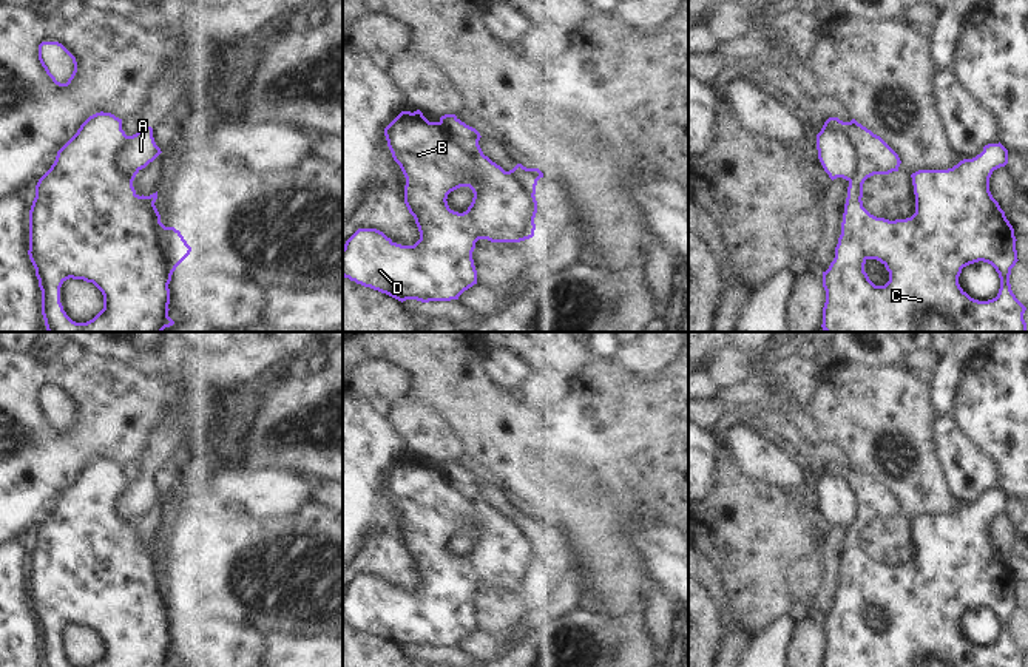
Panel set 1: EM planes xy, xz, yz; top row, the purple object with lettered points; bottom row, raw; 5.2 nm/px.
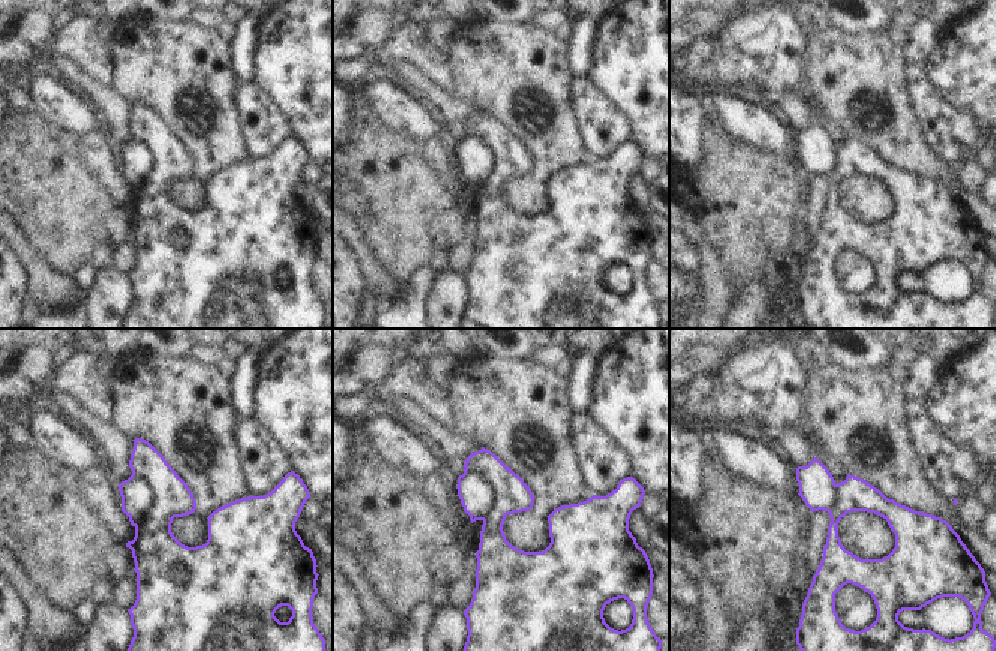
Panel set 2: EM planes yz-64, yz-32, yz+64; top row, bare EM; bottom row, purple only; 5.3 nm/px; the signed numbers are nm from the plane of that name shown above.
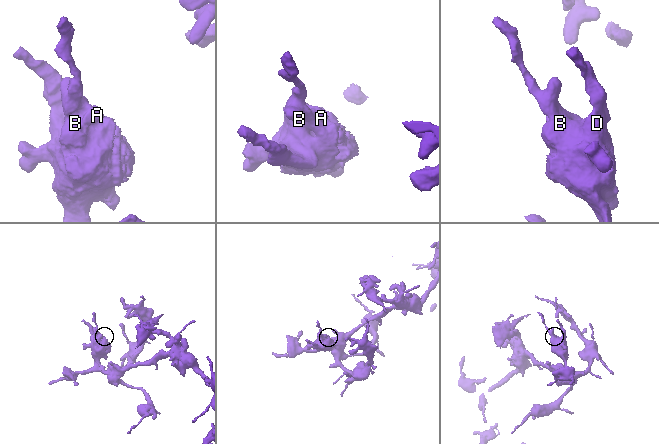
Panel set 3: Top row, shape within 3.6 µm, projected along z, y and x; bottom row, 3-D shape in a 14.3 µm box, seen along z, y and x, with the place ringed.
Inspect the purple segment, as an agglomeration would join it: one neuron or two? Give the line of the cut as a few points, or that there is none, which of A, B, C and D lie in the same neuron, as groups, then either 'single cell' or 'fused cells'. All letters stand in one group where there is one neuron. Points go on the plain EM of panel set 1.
cut yz (823, 471), (842, 476), (852, 490), (857, 514), (849, 525); groups A / B C D; fused cells

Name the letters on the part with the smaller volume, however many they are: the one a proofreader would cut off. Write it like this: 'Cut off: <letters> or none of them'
Cut off: A.

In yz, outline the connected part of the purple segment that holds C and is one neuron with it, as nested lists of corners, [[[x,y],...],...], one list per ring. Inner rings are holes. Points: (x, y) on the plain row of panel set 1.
[[[829,463],[823,472],[844,477],[858,505],[849,525],[835,604],[823,618],[823,667],[1025,667],[1026,653],[1009,630],[1011,615],[1019,607],[1017,585],[1005,557],[989,537],[992,517],[1008,510],[1008,496],[1000,488],[985,491],[980,500],[963,505],[952,514],[912,519],[915,559],[906,565],[889,567],[863,553],[863,530],[874,520],[898,517],[898,500],[855,465],[843,468]],[[867,605],[880,607],[889,618],[884,631],[875,631],[869,625],[864,618]],[[979,607],[991,610],[1000,624],[997,642],[988,647],[971,644],[959,630],[962,615]]]

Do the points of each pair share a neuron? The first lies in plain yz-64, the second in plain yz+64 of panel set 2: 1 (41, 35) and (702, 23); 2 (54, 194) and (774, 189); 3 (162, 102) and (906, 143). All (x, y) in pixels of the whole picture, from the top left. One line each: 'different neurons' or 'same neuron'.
1: same neuron
2: same neuron
3: same neuron

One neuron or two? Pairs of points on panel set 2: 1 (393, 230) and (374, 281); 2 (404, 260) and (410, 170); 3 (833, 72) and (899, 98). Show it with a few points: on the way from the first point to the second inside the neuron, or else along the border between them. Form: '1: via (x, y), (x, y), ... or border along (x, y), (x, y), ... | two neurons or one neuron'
1: border along (362, 231), (386, 270) | two neurons
2: via (404, 237), (404, 192) | one neuron
3: via (849, 72), (873, 72), (882, 81) | one neuron

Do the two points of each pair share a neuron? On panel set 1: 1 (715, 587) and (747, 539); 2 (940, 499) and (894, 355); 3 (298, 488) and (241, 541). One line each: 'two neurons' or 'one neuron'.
1: two neurons
2: two neurons
3: two neurons

